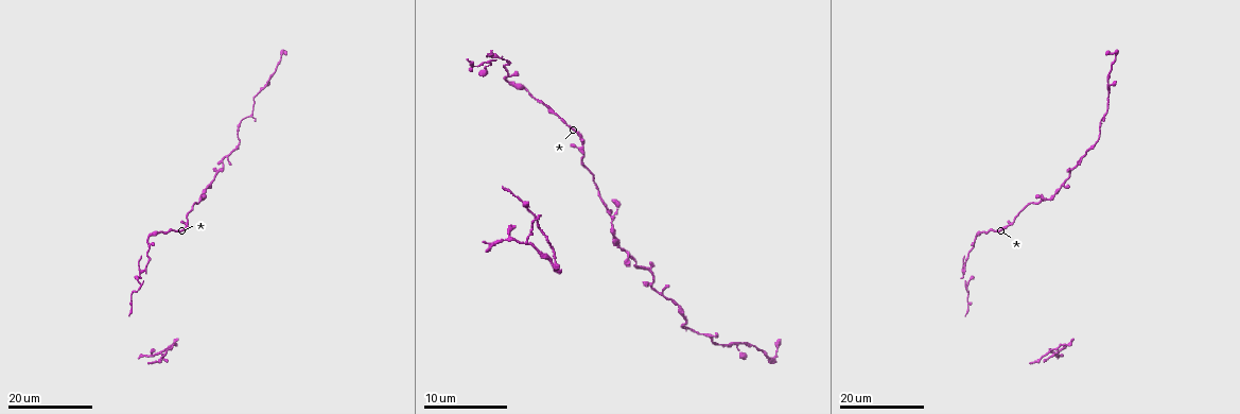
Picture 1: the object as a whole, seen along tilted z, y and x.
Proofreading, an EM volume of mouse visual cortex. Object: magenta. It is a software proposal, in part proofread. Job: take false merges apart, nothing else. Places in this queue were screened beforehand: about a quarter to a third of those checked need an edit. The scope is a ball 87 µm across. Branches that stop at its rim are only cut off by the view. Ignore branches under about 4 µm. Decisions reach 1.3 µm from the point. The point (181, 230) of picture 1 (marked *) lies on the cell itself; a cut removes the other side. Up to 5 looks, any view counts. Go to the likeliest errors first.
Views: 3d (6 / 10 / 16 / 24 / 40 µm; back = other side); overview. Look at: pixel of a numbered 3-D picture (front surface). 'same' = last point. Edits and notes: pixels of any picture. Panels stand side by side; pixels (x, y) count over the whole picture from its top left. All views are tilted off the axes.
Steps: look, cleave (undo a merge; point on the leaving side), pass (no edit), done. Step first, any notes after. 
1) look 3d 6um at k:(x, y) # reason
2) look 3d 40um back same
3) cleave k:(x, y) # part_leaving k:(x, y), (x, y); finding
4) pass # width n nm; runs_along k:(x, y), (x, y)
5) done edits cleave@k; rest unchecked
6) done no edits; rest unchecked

look 3d 24um at 1:(1044, 197) # four-way junction

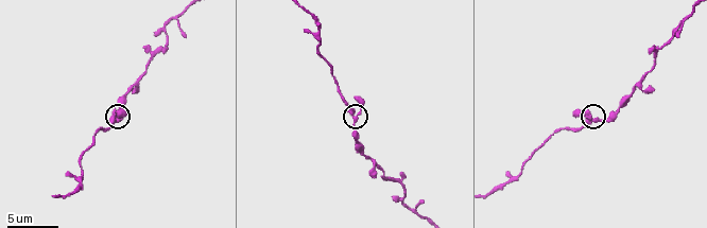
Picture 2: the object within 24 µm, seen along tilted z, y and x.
look 3d 10um at 2:(354, 115) # zoom in

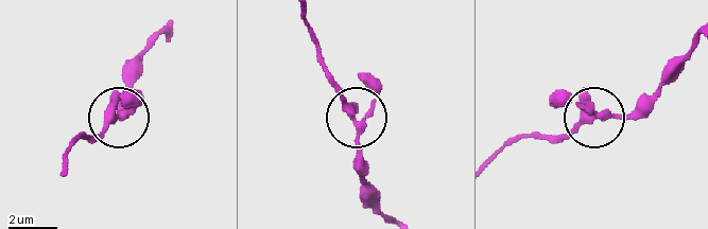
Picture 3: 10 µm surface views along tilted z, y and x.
pass # arms 4; runs_along 3:(62, 168), (81, 137), (132, 110), (136, 90); continuous, no second cell

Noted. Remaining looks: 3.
look 3d 16um at 2:(675, 28) # thick turns thin

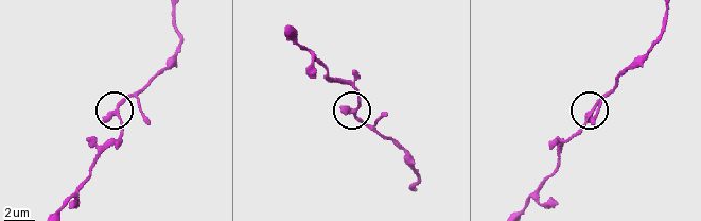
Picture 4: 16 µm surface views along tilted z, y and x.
pass # runs_along 4:(522, 209), (555, 167), (560, 148), (615, 84); continuous, no second cell

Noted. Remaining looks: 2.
look 3d 24um at 1:(267, 80) # a narrow waist

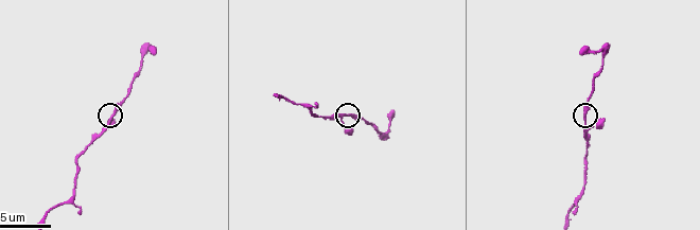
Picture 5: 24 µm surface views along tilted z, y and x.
look 3d 10um at 5:(583, 119)

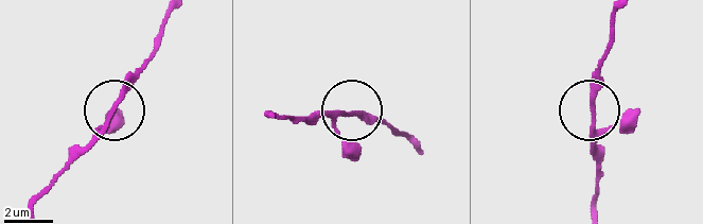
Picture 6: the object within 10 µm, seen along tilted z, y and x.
pass # width 160 nm; runs_along 6:(34, 207), (147, 63); all the same cell

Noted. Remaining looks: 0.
done no edits; rest unchecked

